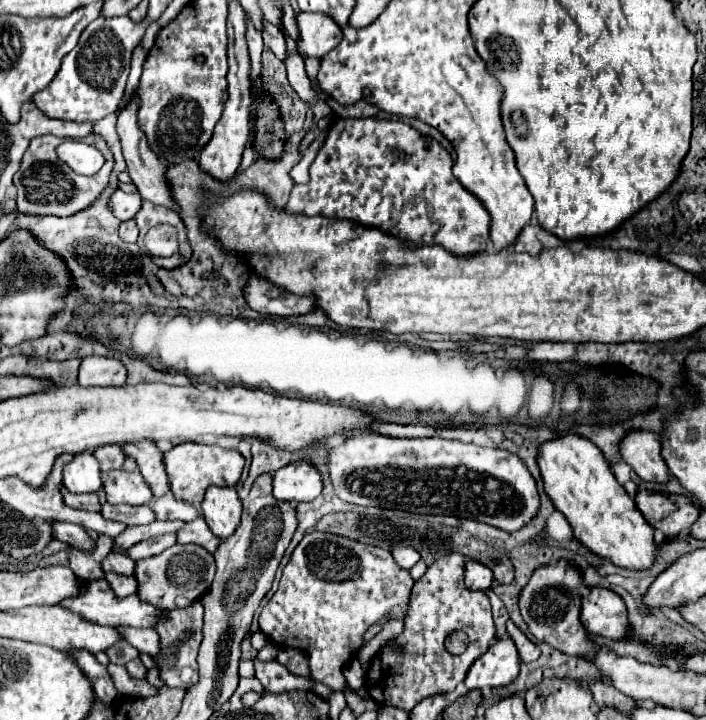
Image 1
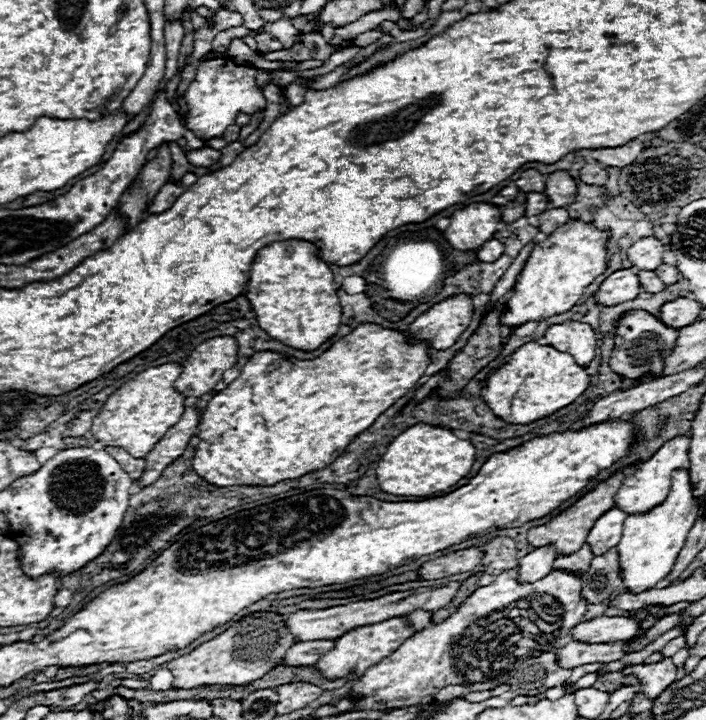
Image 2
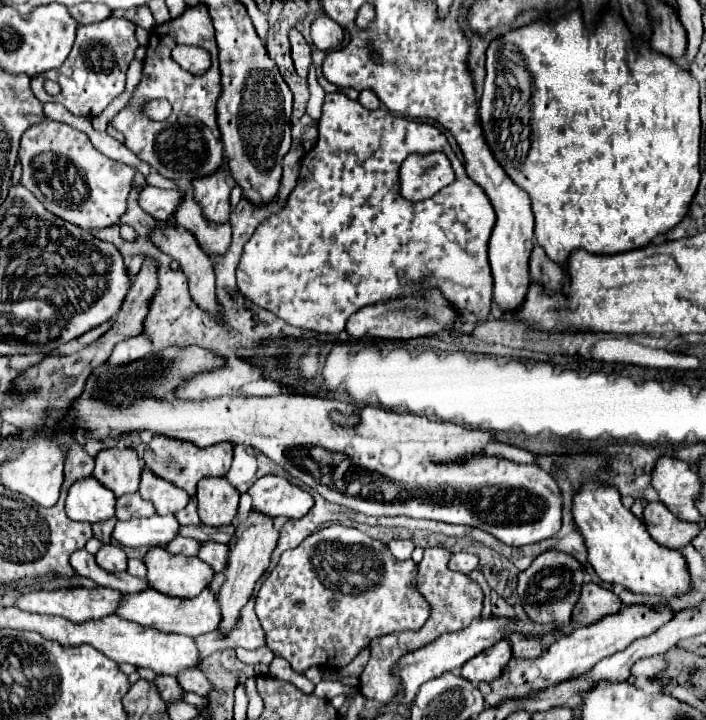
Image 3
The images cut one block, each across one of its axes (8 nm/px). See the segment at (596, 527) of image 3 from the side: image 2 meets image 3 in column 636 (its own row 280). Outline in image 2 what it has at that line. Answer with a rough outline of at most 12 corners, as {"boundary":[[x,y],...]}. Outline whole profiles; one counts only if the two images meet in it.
{"boundary":[[568,220],[538,242],[504,326],[570,310],[608,266],[610,230]]}

